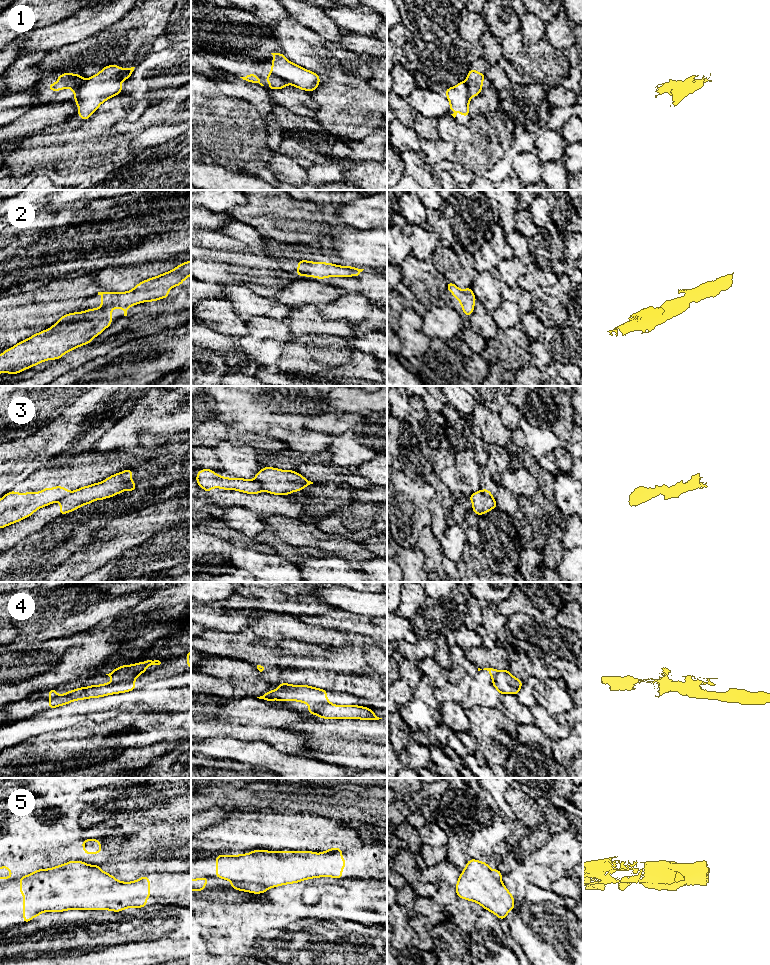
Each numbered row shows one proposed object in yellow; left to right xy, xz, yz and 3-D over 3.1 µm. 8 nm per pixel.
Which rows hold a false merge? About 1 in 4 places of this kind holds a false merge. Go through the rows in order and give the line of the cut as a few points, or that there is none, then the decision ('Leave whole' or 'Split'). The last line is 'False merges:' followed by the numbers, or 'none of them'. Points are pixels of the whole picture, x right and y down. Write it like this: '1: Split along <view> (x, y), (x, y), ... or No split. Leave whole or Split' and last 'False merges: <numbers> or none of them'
1: Split along xy (86, 79), (79, 88), (75, 99). Split
2: No split. Leave whole
3: Split along xz (254, 480), (261, 485), (262, 490). Split
4: No split. Leave whole
5: No split. Leave whole
False merges: 1, 3

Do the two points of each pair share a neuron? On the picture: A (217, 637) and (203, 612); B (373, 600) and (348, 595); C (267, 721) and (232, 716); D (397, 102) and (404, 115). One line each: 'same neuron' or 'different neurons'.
A: different neurons
B: same neuron
C: same neuron
D: same neuron

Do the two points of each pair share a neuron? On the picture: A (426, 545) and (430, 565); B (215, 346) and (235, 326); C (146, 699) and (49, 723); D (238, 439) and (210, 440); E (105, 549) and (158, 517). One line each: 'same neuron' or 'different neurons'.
A: same neuron
B: different neurons
C: same neuron
D: same neuron
E: same neuron

